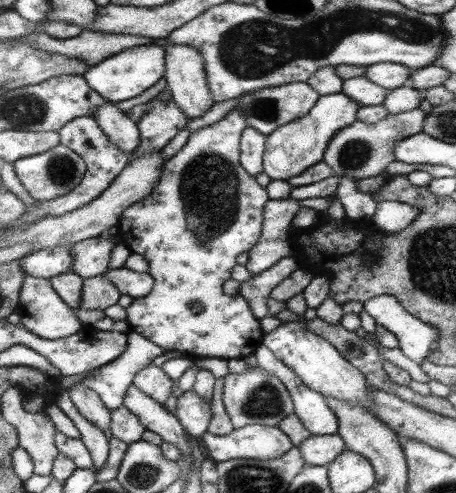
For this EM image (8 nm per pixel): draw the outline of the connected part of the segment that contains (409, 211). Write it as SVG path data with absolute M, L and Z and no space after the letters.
M381 201L376 203L375 212L367 220L385 234L395 234L409 226L409 222L417 216L419 209L412 205L397 201Z

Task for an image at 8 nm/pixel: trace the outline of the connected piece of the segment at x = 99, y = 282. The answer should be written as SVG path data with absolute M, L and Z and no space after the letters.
M105 275L84 278L81 284L81 300L77 307L102 311L115 304L119 296L117 287L113 287L113 283Z

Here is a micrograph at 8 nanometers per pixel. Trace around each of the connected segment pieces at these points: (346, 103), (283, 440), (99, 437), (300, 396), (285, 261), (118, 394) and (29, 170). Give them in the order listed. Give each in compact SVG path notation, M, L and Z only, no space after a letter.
M343 93L319 96L307 115L287 122L287 124L279 125L265 137L262 174L267 175L270 181L287 181L292 178L291 176L297 176L305 168L321 161L326 143L331 140L331 136L335 132L356 121L359 107L360 105L357 102L353 102Z
M249 424L221 436L205 432L198 439L207 458L216 464L234 459L271 460L294 448L281 430L259 424Z
M66 392L61 399L59 405L61 405L69 414L73 417L75 423L74 428L78 432L79 440L87 448L90 453L93 467L91 470L93 472L99 471L108 456L108 440L105 439L105 434L100 432L99 428L96 428L93 424L85 423L80 421L70 410L68 402L66 401Z
M259 345L252 354L257 360L257 367L266 370L267 373L275 376L283 384L292 401L293 415L299 420L299 423L311 435L332 435L337 431L337 420L324 402L324 398L317 392L310 390L307 385L303 384L297 375L287 365L277 360L273 353L263 345Z
M297 256L283 257L275 261L267 270L251 276L247 282L241 282L239 295L247 301L247 306L256 319L268 316L267 296L291 272L301 268Z
M131 330L127 332L126 337L127 344L125 344L125 350L115 360L103 364L99 368L95 368L89 376L85 376L85 378L79 377L77 379L80 384L93 390L110 412L124 406L123 398L126 396L127 388L132 384L132 378L135 376L135 373L139 369L147 367L151 363L151 359L164 352L159 346Z
M61 143L41 154L15 160L11 165L13 165L15 177L19 179L23 189L35 201L47 201L68 194L79 185L86 169L83 159Z

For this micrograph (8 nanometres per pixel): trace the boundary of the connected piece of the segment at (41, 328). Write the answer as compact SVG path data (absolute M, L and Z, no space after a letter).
M27 275L26 278L23 278L18 296L19 300L15 313L19 315L19 323L39 338L47 340L65 338L79 332L79 329L83 327L81 322L77 320L77 316L75 316L75 309L68 307L59 298L59 295L51 289L49 279Z

